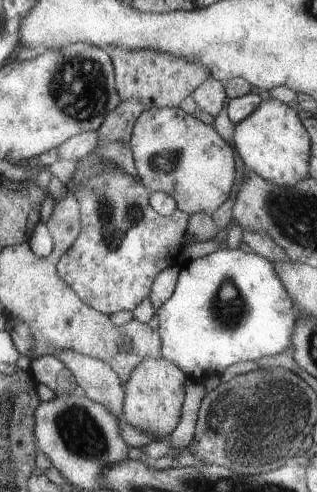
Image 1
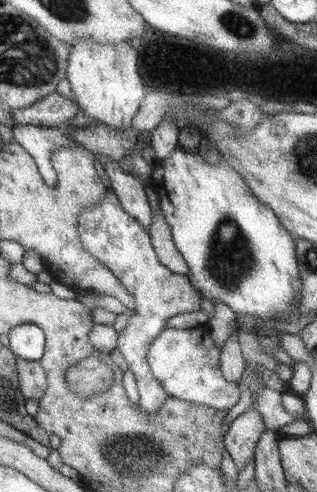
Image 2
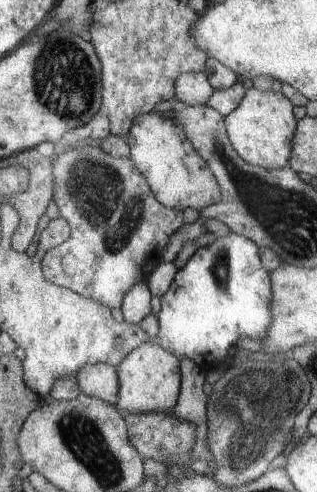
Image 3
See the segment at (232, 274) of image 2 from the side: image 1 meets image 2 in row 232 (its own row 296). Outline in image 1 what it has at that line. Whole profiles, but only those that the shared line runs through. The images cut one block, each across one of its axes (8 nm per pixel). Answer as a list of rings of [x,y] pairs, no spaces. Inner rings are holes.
[[[221,246],[209,256],[191,260],[181,264],[175,290],[169,300],[161,304],[157,310],[159,318],[159,336],[161,336],[161,358],[179,366],[187,380],[207,380],[209,376],[221,376],[221,372],[235,364],[247,360],[259,360],[263,356],[275,354],[291,354],[291,336],[297,326],[297,312],[293,308],[293,300],[287,294],[283,282],[273,270],[273,264],[253,254],[245,248],[229,250]]]

